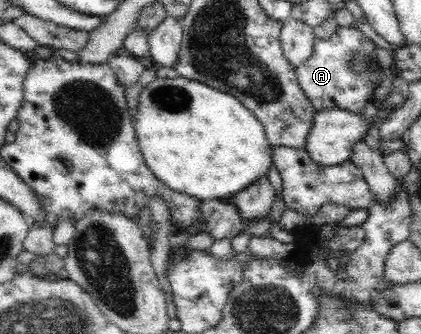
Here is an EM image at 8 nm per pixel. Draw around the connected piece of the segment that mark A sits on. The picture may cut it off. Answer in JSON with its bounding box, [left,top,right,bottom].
[295,27,375,114]

